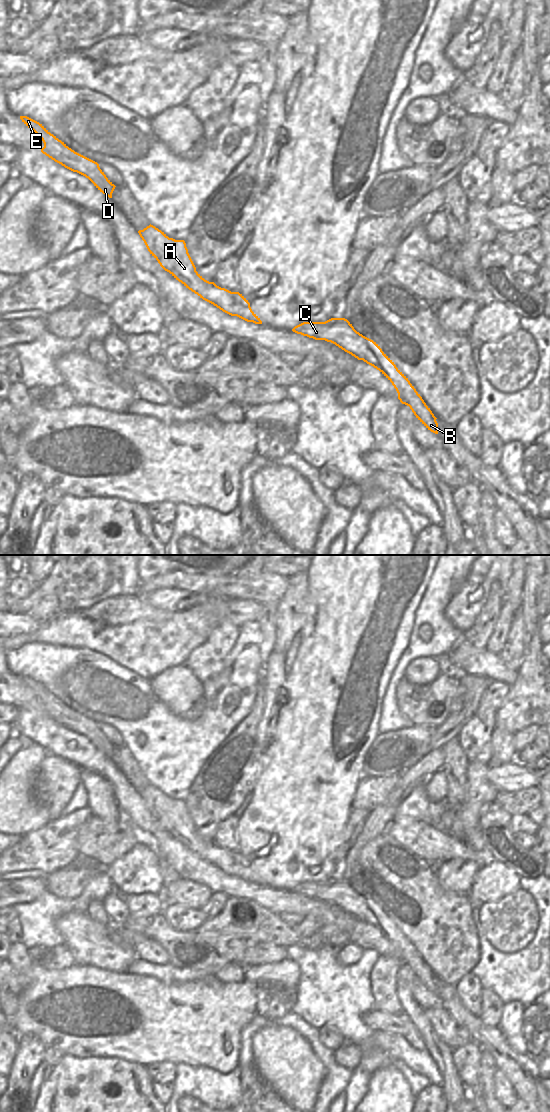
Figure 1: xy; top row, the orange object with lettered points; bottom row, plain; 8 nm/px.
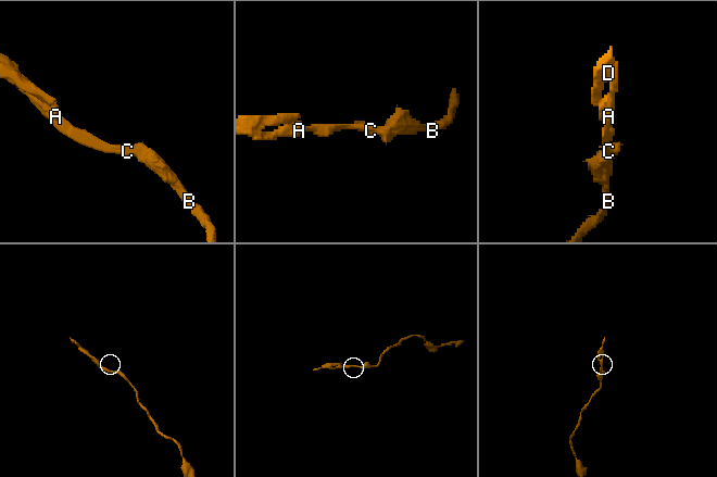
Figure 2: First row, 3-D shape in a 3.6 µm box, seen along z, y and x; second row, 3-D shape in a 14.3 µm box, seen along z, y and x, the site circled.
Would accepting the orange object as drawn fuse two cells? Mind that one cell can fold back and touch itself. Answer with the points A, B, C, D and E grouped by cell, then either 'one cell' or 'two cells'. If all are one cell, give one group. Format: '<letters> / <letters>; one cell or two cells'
A B C D / E; two cells

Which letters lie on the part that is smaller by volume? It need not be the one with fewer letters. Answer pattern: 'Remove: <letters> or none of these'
Remove: E

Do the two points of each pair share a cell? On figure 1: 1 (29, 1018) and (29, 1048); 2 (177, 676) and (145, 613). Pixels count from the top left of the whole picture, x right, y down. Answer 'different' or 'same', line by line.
1: different
2: different

